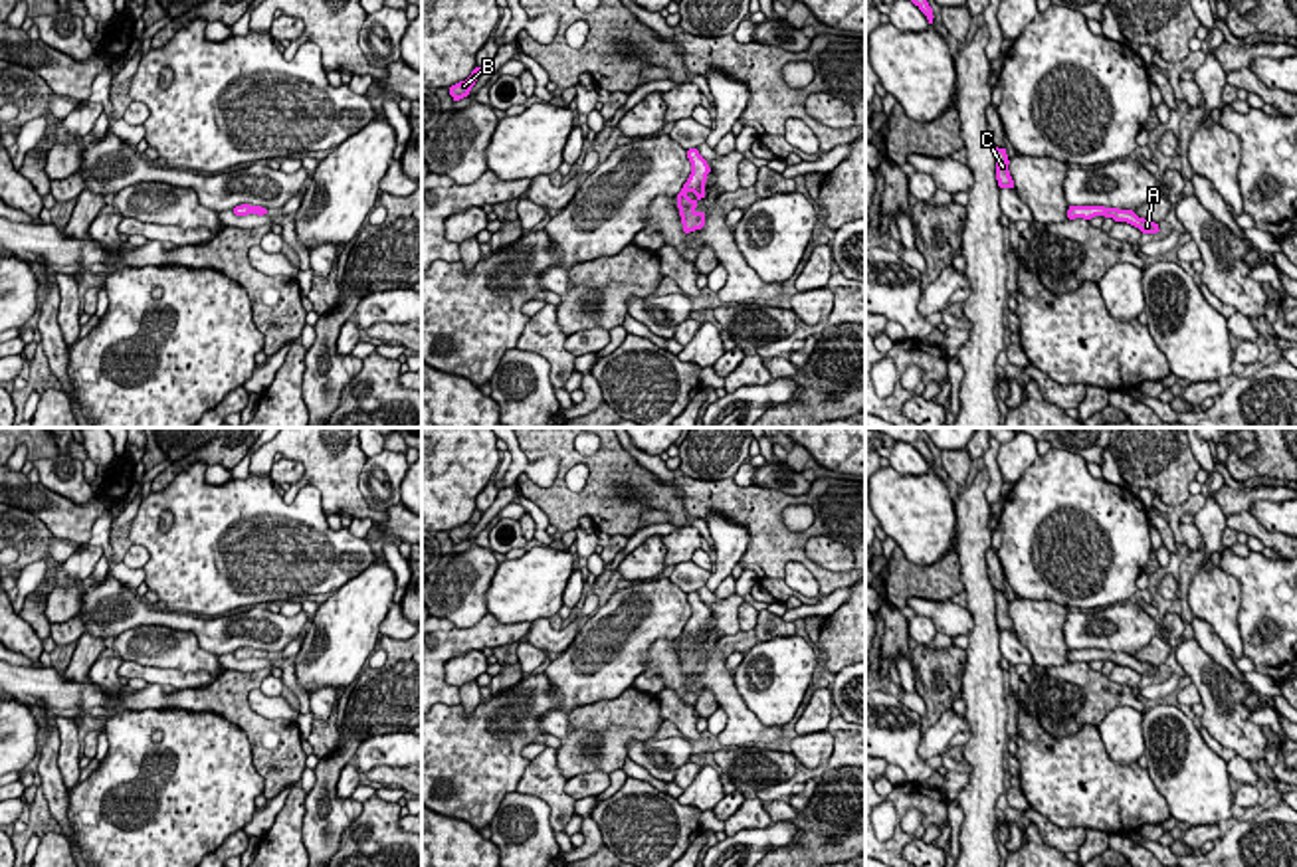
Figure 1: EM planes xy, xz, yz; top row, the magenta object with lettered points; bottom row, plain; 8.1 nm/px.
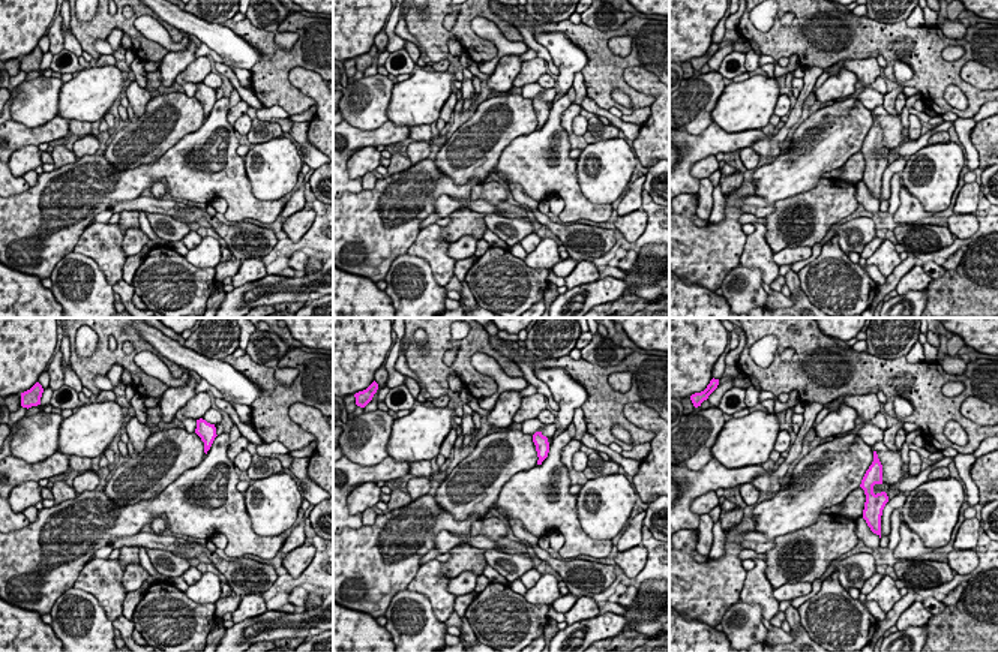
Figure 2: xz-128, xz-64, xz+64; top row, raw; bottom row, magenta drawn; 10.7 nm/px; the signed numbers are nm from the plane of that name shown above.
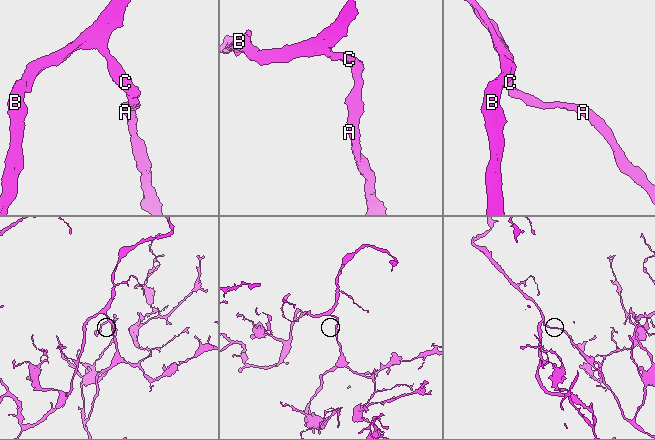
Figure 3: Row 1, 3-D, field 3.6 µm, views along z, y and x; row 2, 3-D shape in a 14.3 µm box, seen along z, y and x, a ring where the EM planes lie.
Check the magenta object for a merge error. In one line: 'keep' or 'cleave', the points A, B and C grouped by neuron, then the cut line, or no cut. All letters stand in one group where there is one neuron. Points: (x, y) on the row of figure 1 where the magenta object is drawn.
keep; groups A B C; cut none

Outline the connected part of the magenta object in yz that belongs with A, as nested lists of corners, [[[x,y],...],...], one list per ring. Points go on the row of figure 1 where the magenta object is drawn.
[[[1069,206],[1067,210],[1069,220],[1075,220],[1075,218],[1091,220],[1095,216],[1113,218],[1115,222],[1127,222],[1139,228],[1143,234],[1160,232],[1158,224],[1139,218],[1133,210],[1119,210],[1119,208],[1105,208],[1105,206]]]

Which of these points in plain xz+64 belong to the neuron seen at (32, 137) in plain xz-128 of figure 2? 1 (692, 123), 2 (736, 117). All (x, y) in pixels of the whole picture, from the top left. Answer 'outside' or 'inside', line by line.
1: outside
2: outside

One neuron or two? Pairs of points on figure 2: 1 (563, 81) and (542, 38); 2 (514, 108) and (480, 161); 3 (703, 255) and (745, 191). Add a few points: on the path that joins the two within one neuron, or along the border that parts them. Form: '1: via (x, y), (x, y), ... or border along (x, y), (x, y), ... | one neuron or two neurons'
1: via (565, 69), (565, 57), (554, 47) | one neuron
2: via (500, 122), (480, 141), (480, 147) | one neuron
3: via (719, 239), (730, 228), (733, 207) | one neuron

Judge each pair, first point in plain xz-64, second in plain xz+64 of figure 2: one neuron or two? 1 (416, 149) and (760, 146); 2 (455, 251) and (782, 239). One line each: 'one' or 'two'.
1: two
2: two

